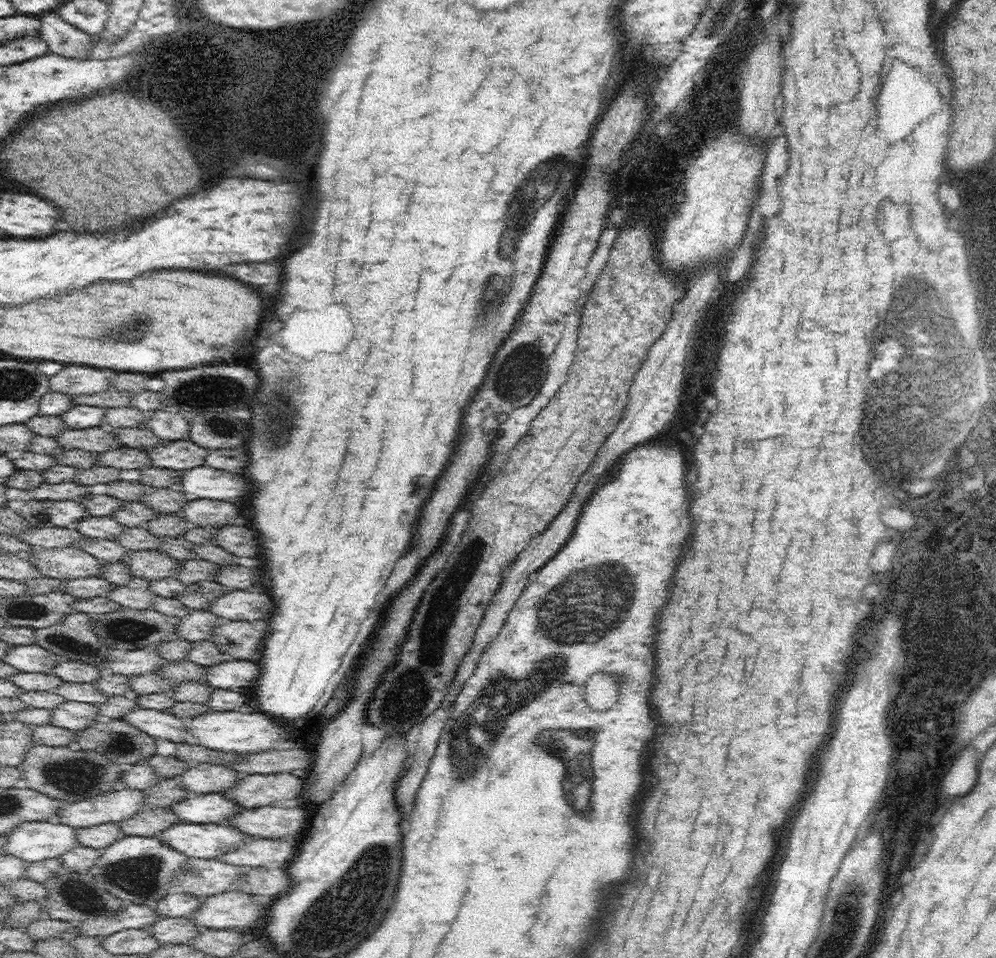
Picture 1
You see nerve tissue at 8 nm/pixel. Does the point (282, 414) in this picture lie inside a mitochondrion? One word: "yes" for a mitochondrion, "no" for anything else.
yes

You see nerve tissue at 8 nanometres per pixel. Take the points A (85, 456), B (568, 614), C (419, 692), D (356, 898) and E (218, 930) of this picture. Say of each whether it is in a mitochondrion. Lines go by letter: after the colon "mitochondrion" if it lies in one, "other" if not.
A: other
B: mitochondrion
C: mitochondrion
D: mitochondrion
E: other

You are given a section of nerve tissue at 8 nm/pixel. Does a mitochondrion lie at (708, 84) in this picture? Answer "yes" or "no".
no

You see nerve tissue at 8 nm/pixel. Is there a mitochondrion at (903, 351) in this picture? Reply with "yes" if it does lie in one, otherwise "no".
yes

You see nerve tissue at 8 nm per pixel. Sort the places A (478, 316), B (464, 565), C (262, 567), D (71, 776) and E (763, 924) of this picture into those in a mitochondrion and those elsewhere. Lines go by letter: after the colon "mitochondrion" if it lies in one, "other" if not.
A: mitochondrion
B: mitochondrion
C: other
D: mitochondrion
E: other

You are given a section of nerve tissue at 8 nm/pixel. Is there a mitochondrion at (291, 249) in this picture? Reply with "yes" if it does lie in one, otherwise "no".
no

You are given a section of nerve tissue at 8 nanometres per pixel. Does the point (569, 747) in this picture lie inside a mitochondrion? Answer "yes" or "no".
yes

